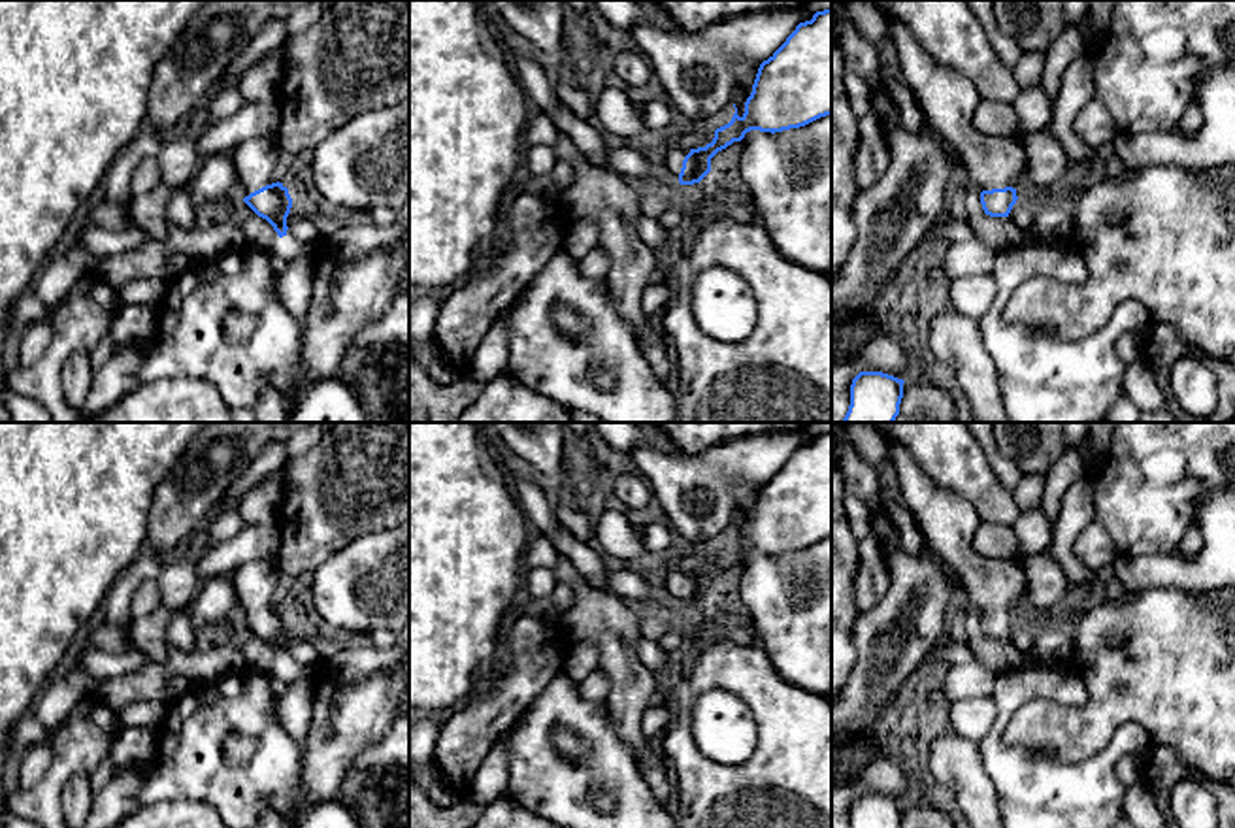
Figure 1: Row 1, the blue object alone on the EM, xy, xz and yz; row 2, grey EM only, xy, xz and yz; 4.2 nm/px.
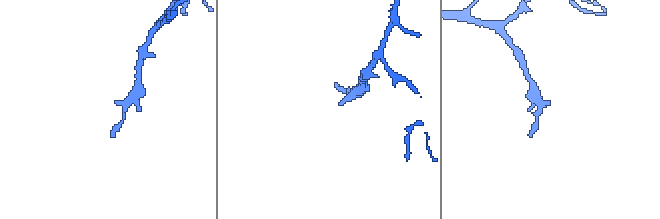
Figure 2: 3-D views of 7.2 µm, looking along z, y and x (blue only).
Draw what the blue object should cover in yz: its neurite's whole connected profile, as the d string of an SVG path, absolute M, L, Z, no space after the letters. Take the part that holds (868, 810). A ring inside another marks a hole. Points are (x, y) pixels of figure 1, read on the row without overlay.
M860 794L850 807L850 828L899 828L903 805L882 794Z

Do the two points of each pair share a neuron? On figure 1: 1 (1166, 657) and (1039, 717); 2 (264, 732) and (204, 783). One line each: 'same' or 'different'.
1: same
2: same

